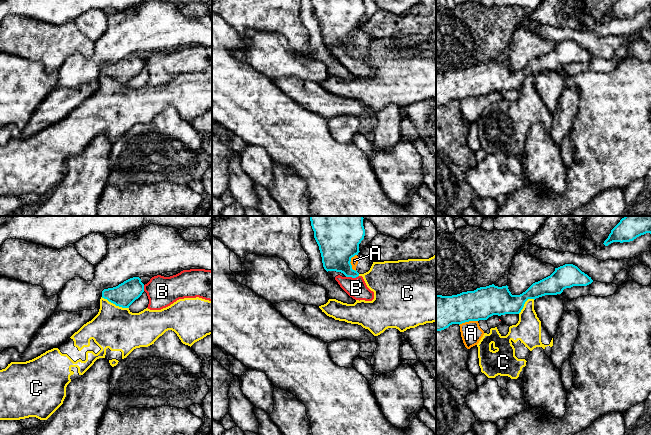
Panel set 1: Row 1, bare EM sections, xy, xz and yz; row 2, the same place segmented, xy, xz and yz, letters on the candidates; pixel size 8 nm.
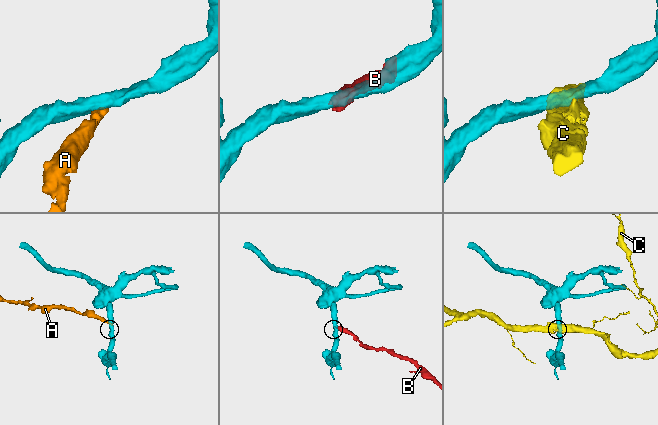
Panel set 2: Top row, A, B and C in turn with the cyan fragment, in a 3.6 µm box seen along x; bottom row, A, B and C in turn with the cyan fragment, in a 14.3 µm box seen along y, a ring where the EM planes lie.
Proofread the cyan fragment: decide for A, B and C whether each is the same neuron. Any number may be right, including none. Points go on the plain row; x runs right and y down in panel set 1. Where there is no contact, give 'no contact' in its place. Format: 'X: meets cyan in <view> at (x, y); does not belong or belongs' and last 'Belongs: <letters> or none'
A: meets cyan in xz at (350, 37); does not belong
B: meets cyan in xz at (352, 53); does not belong
C: meets cyan in xy at (115, 80); does not belong
Belongs: none

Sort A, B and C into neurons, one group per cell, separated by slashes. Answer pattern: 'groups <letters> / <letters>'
groups A B / C

